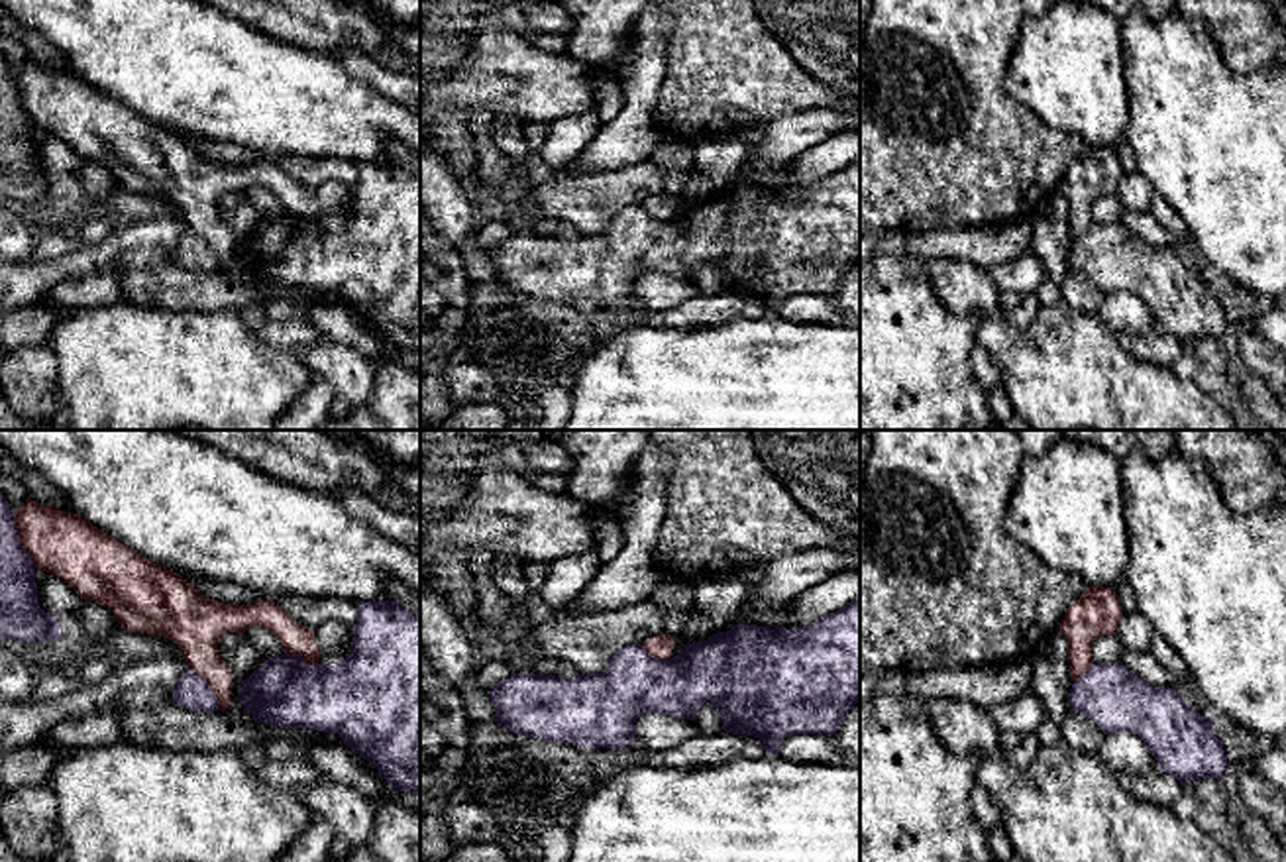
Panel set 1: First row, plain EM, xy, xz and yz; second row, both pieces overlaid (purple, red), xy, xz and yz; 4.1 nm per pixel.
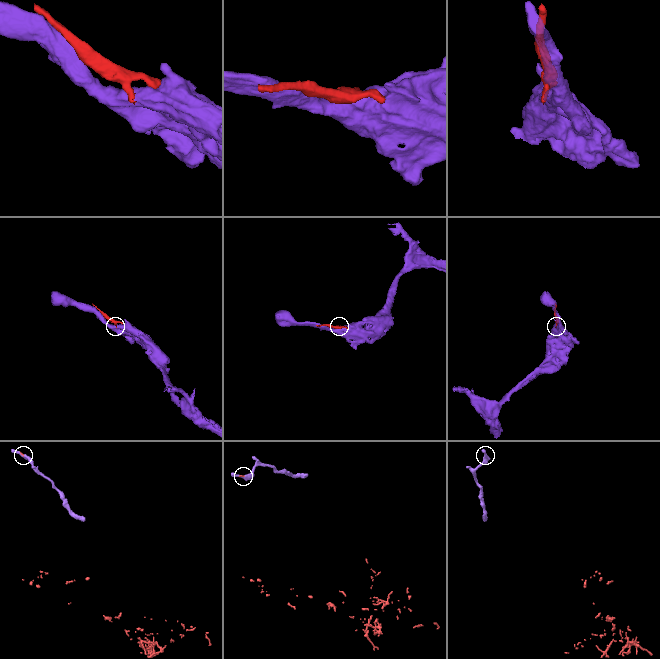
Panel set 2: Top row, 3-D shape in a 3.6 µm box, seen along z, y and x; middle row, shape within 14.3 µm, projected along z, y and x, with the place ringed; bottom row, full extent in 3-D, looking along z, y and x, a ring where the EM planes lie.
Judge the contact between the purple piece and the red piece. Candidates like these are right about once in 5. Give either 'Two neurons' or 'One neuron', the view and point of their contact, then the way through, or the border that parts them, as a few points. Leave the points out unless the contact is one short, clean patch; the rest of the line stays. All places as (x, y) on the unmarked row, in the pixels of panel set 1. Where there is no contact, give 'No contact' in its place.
Two neurons. Touches purple at xy (18, 101)

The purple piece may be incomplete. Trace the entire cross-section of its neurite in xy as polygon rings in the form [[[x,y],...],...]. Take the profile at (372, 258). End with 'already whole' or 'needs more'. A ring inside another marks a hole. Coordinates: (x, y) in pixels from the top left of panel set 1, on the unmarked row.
[[[359,161],[357,173],[349,214],[342,222],[306,224],[300,216],[285,212],[238,242],[238,257],[259,283],[338,293],[348,308],[383,334],[391,350],[420,355],[420,177],[395,161]]]; already whole

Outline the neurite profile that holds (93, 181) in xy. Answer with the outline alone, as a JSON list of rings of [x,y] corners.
[[[84,161],[63,183],[63,190],[71,198],[82,198],[88,204],[102,206],[116,189],[120,189],[114,173],[96,161]]]

